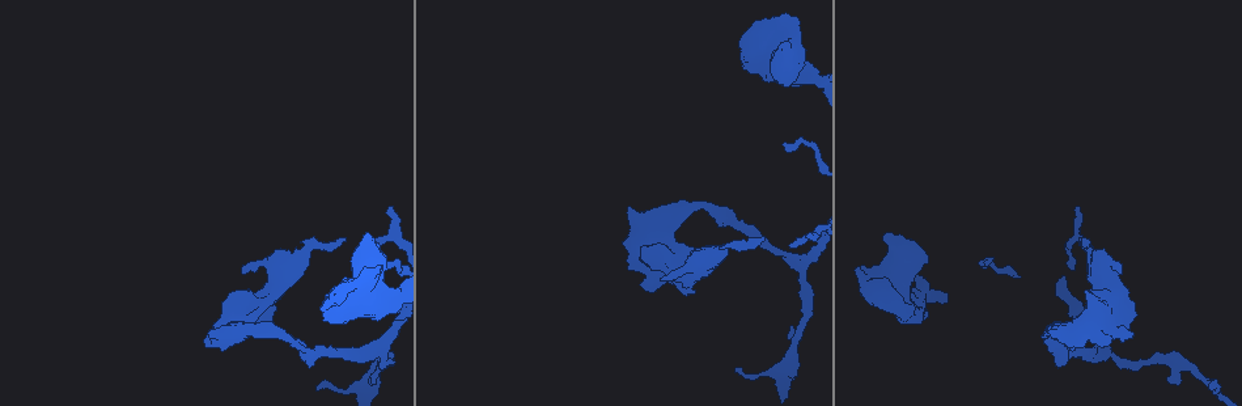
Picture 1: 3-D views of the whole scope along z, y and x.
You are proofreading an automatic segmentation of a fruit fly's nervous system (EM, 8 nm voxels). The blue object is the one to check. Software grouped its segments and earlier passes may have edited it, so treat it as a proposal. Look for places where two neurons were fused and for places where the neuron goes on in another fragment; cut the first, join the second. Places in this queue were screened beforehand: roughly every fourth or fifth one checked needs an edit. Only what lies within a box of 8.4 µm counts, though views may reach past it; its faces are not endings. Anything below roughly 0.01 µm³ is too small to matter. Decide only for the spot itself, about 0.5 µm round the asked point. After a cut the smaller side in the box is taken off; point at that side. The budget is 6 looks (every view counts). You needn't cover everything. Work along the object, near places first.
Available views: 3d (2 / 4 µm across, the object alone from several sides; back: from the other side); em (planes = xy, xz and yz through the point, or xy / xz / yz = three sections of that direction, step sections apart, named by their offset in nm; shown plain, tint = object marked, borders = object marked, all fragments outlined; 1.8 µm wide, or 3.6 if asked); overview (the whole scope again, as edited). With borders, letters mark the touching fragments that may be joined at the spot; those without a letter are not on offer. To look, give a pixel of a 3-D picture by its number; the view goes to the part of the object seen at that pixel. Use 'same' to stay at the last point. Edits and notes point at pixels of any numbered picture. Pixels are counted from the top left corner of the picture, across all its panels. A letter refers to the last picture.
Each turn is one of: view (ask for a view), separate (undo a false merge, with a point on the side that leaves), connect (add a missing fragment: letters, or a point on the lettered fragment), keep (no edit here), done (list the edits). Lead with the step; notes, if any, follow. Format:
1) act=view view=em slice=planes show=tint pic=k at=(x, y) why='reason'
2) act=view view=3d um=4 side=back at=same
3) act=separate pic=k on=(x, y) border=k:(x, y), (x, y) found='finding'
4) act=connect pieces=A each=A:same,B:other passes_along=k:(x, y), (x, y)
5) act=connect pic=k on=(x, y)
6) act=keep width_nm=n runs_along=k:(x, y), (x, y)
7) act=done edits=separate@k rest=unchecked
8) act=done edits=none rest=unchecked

act=view view=em slice=xy step=8 show=borders pic=1 at=(785, 359) why='a fork'

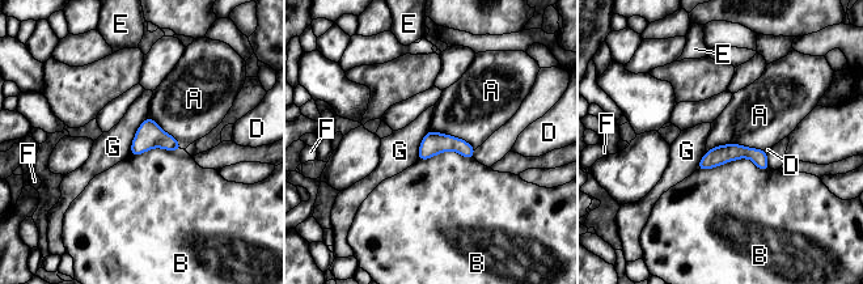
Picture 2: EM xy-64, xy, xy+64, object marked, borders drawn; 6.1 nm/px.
act=keep longest_contact=B:440nm each=A:other,B:other,D:other,E:other,F:other,G:other runs_along=2:(701, 166), (723, 153), (751, 153), (764, 166) found='one neuron here'

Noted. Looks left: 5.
act=view view=em slice=yz step=16 show=borders pic=1 at=(1110, 337) why='an open end'

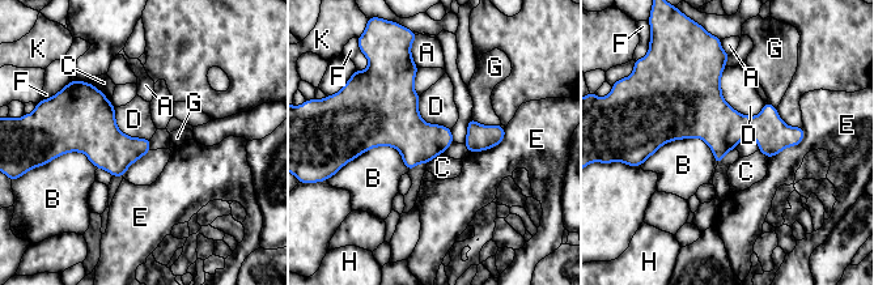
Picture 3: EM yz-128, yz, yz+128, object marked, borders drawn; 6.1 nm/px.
act=view view=em slice=planes show=borders at=same why='cut it another way'

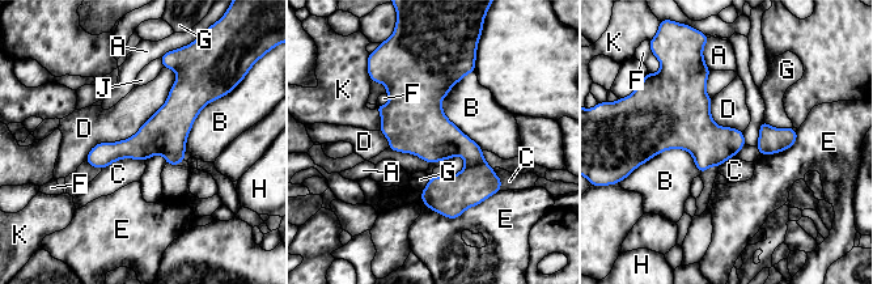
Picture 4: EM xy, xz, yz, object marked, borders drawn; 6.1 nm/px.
act=keep each=A:other,B:other,C:other,D:other,E:other,F:other,G:other,H:other,J:other,K:other runs_along=4:(181, 79), (139, 147), (89, 159) found='no lettered fragment goes on from it'

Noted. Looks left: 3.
act=view view=em slice=planes show=tint pic=1 at=(793, 18)

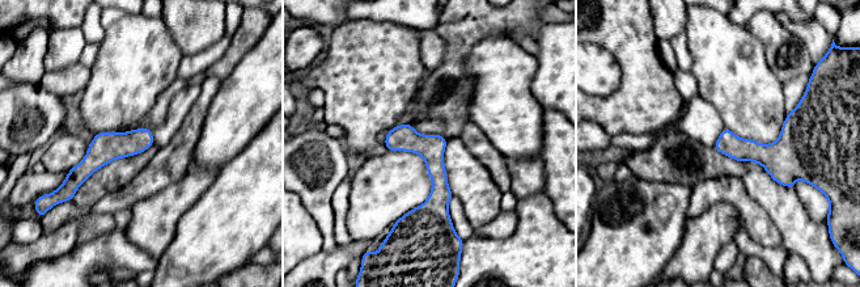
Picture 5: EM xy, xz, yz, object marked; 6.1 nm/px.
act=view view=em slice=planes show=borders at=same

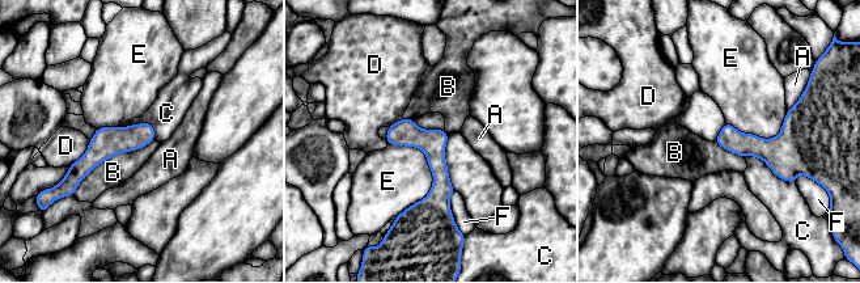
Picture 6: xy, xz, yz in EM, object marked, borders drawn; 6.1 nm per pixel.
act=keep longest_contact=B:600nm each=A:other,B:other,C:other,D:other,E:other,F:other runs_along=6:(403, 122), (439, 168), (424, 215) found='none of them fits'

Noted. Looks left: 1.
act=done edits=none rest=unchecked

